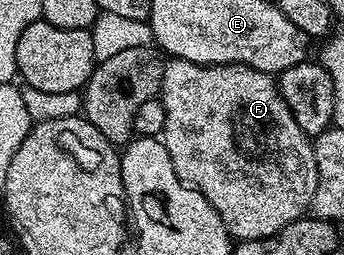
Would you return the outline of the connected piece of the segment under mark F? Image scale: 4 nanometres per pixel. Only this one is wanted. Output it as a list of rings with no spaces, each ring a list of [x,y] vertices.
[[[172,57],[163,67],[161,101],[165,108],[161,140],[177,176],[213,204],[232,239],[268,238],[311,210],[319,179],[315,148],[285,104],[272,75],[237,63],[203,66]]]

